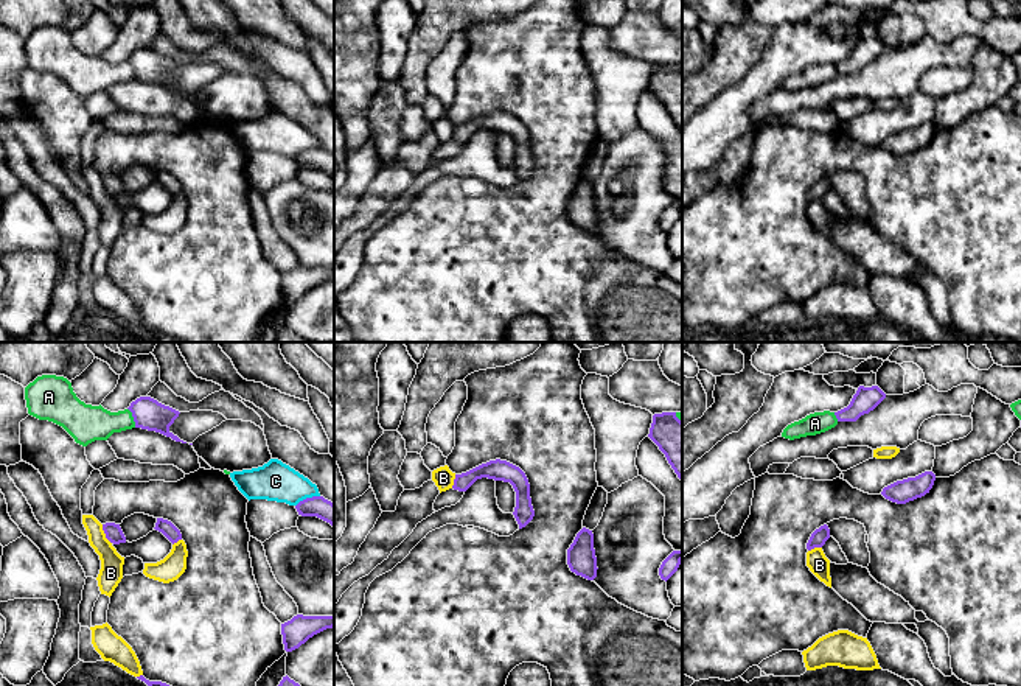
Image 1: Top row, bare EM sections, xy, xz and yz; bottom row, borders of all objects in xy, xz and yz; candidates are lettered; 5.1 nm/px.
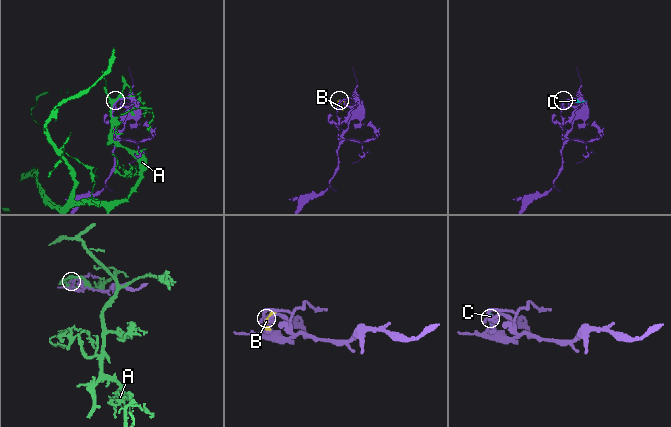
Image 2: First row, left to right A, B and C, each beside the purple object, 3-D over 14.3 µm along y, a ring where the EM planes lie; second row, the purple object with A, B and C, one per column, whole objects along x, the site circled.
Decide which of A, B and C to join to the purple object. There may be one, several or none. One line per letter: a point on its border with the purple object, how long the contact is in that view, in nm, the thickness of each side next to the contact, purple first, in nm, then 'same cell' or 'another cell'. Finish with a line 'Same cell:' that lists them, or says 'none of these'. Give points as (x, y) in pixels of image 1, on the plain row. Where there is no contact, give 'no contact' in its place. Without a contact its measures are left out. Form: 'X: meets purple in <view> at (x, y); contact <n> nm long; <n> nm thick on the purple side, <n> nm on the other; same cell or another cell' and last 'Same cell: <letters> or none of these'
A: meets purple in xy at (132, 67); contact 110 nm long; 160 nm thick on the purple side, 200 nm on the other; another cell
B: meets purple in xy at (106, 185); contact 120 nm long; 90 nm thick on the purple side, 120 nm on the other; same cell
C: meets purple in xy at (306, 150); contact 140 nm long; 110 nm thick on the purple side, 200 nm on the other; another cell
Same cell: B

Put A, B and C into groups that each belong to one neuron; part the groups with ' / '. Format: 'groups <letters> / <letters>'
groups A C / B

